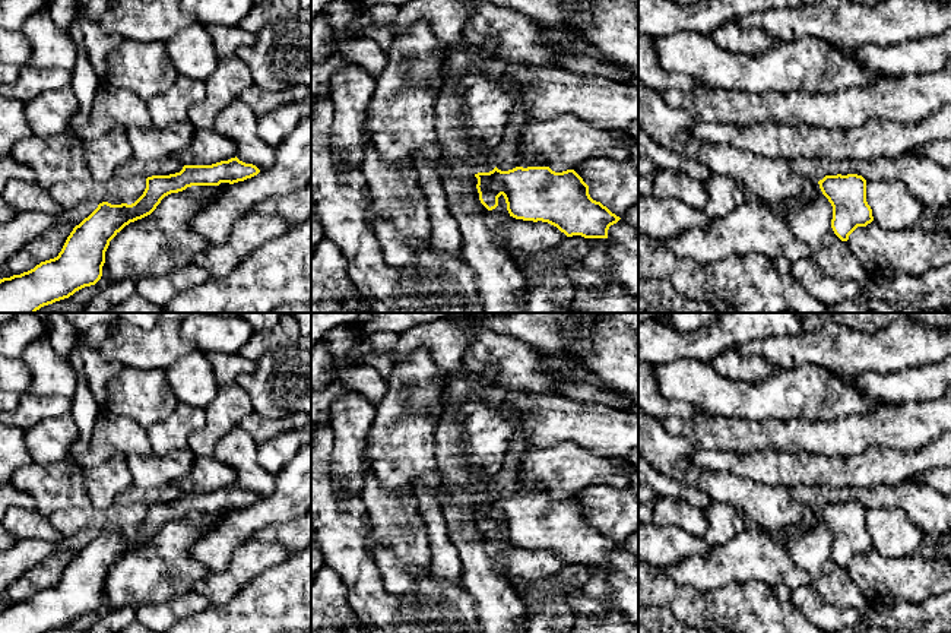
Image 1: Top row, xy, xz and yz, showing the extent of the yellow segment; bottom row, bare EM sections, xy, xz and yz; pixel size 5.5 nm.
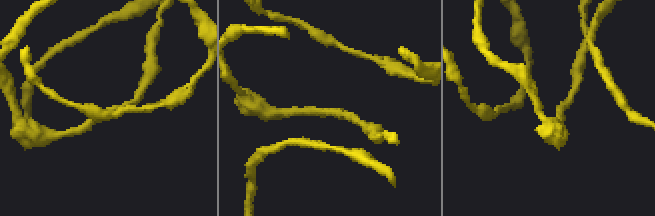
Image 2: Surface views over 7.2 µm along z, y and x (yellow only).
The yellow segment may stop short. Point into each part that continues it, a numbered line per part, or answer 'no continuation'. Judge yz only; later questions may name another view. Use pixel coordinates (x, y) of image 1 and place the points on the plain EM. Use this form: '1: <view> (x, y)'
no continuation

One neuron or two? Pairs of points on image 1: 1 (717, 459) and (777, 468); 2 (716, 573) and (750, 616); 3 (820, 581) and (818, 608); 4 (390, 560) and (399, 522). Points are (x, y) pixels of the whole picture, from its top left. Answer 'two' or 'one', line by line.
1: one
2: two
3: two
4: one

